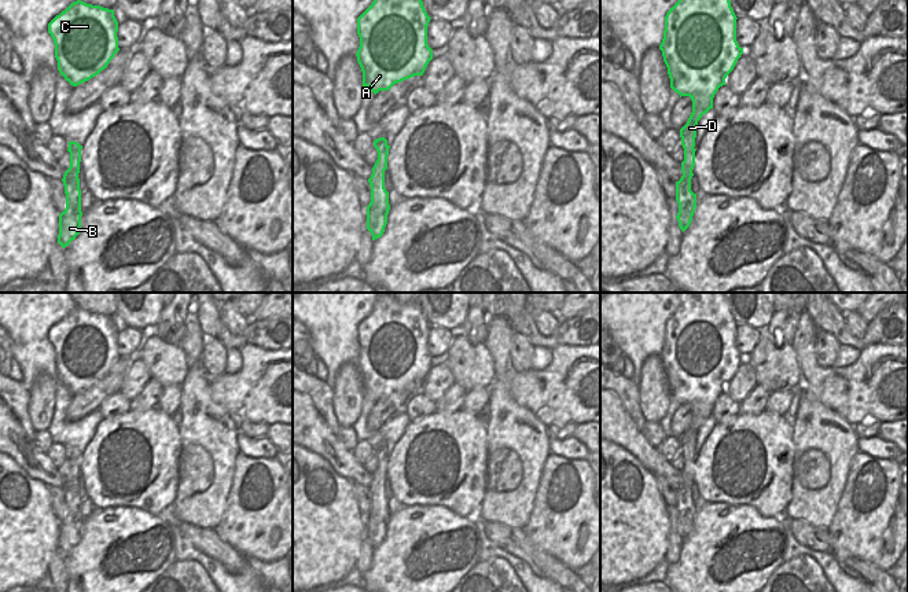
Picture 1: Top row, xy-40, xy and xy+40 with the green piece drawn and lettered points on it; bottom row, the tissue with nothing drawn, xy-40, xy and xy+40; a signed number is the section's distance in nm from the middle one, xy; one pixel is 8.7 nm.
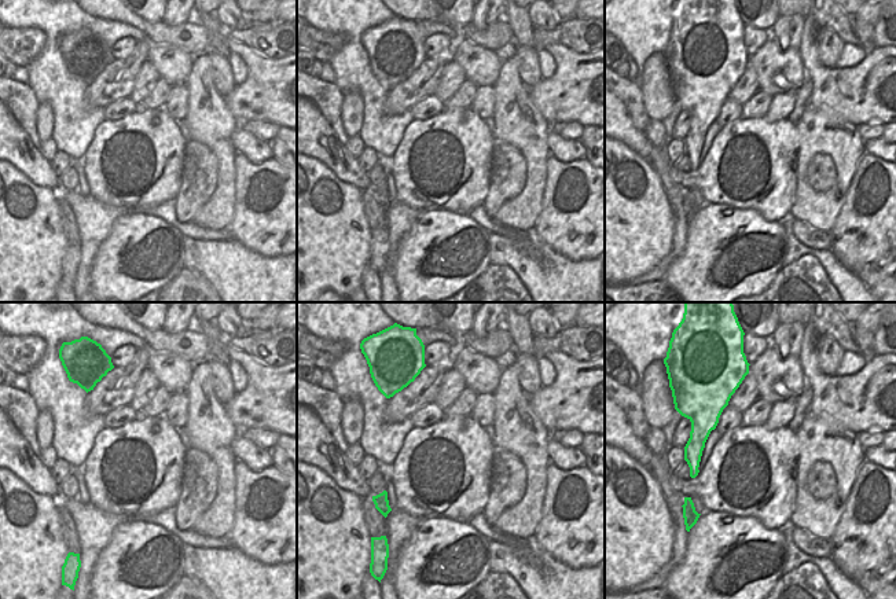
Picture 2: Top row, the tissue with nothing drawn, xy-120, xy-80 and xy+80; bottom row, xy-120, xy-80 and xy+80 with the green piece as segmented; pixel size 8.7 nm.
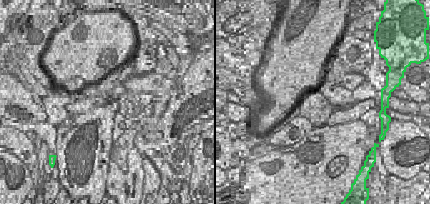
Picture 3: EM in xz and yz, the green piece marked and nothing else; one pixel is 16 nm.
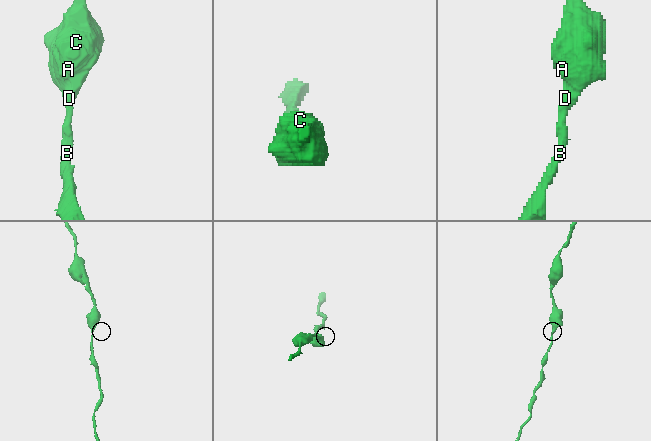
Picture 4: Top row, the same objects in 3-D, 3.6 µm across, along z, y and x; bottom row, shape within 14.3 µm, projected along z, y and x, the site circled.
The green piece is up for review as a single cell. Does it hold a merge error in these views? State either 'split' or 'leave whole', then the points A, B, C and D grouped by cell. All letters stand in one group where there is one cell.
leave whole; groups A B C D

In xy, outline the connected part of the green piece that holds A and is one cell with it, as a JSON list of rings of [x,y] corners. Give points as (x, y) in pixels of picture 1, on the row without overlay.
[[[378,293],[372,312],[357,326],[360,354],[356,364],[364,396],[368,394],[376,402],[397,390],[423,383],[433,367],[433,357],[427,352],[430,327],[418,301],[400,302],[391,293]]]

